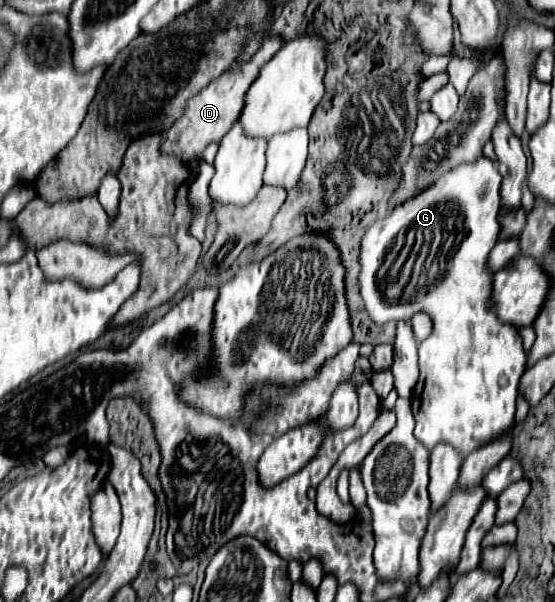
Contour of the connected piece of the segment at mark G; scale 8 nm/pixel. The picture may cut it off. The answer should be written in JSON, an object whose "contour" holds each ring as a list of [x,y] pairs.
{"contour":[[[481,156],[475,162],[457,164],[423,192],[399,204],[387,218],[375,222],[363,236],[359,282],[369,318],[375,324],[385,324],[389,320],[409,320],[415,312],[425,312],[433,322],[429,338],[419,346],[421,378],[419,392],[413,396],[413,434],[429,450],[439,442],[447,442],[467,456],[513,426],[517,388],[527,368],[527,354],[519,328],[503,324],[493,304],[493,272],[487,260],[501,230],[497,220],[499,184],[501,174],[491,158]]]}

